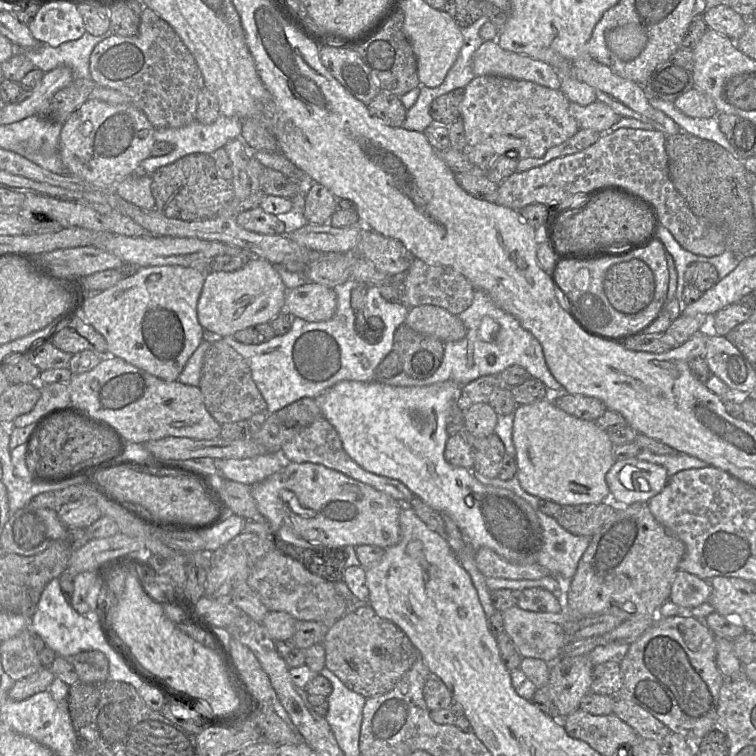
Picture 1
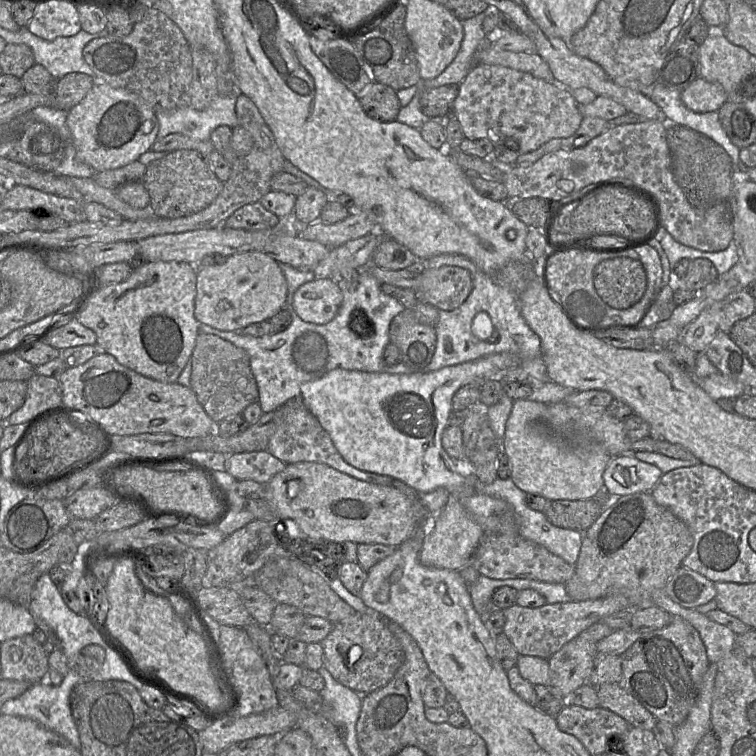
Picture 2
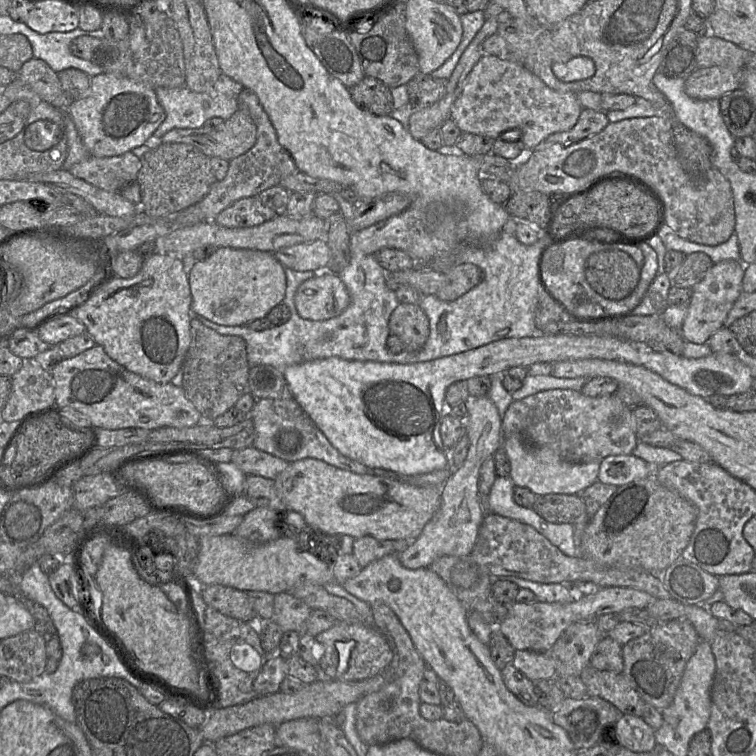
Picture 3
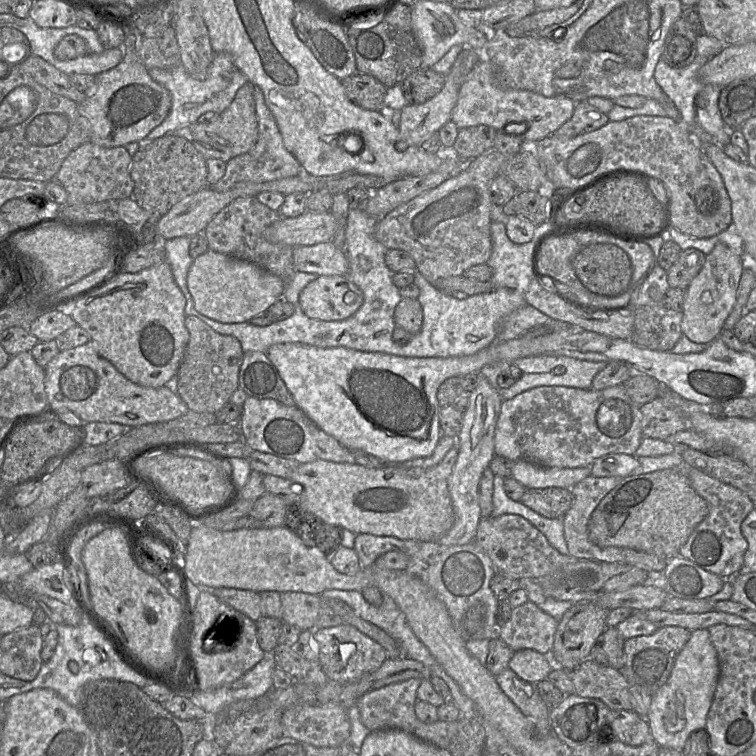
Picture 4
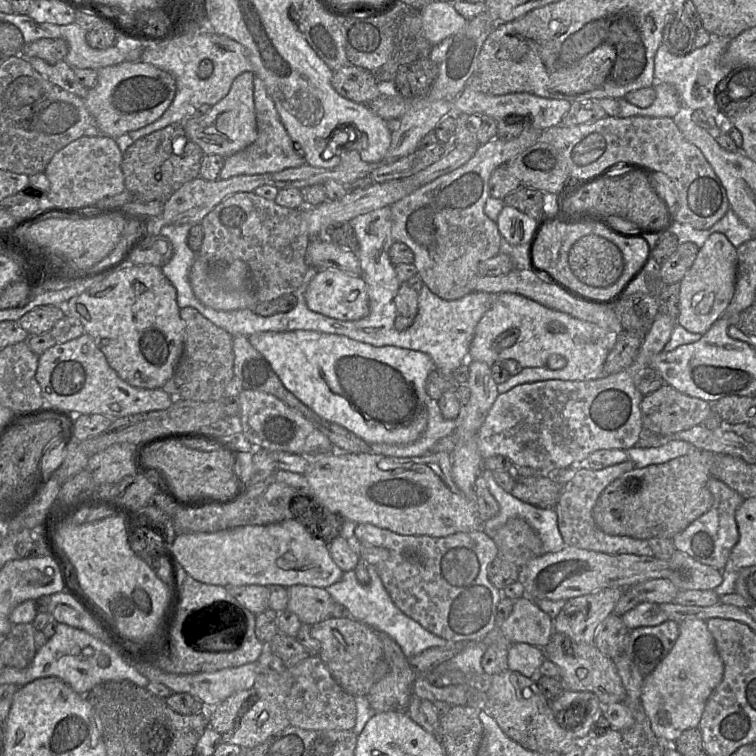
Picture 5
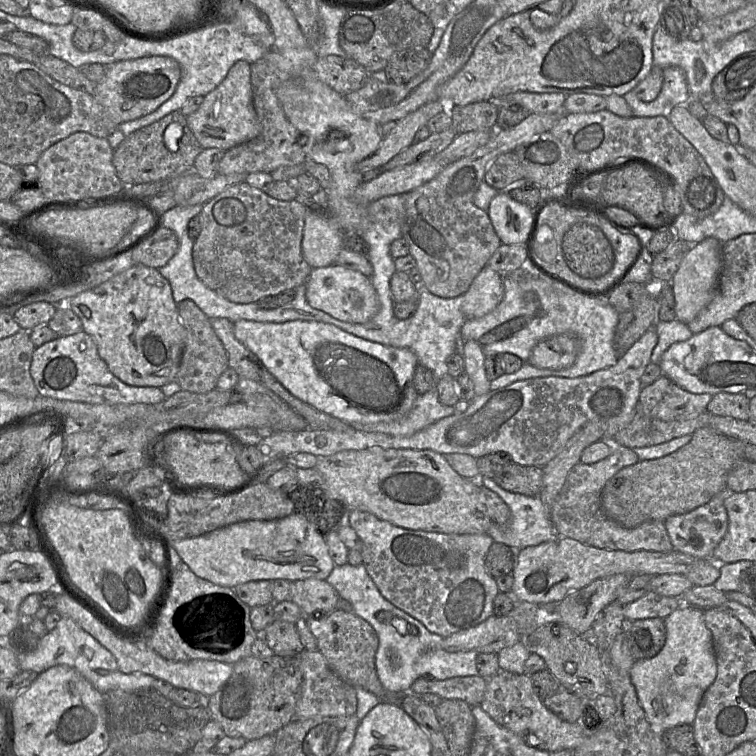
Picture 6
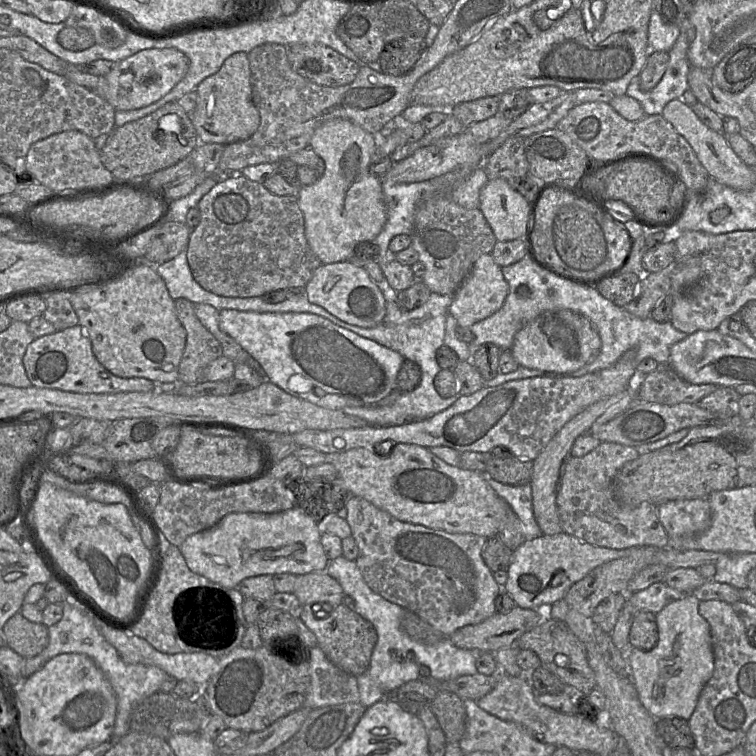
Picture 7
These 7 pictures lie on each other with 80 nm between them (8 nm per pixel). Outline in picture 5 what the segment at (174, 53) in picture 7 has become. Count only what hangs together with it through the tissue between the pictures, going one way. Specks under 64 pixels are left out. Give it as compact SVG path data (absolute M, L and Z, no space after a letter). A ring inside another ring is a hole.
M124 61L99 70L97 85L84 99L95 119L100 135L118 138L158 120L173 102L176 94L174 77L149 63Z

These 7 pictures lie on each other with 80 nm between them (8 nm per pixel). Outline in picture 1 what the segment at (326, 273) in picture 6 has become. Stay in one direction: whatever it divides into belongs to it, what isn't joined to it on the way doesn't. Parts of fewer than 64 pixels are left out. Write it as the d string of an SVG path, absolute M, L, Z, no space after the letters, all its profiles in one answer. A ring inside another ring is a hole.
M306 283L287 290L284 311L307 322L331 319L337 309L337 296L333 288L318 283Z

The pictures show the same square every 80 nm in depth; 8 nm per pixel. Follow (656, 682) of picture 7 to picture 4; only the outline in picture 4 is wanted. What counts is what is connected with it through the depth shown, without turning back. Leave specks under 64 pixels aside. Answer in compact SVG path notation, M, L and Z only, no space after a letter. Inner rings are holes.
M708 629L691 631L688 642L675 660L668 680L652 694L646 720L651 737L659 747L682 752L690 734L705 728L719 675L719 659Z

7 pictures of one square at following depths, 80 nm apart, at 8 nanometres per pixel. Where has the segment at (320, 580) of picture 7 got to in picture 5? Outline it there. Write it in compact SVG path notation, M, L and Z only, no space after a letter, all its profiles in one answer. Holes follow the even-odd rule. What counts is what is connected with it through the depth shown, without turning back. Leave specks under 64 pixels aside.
M293 585L287 589L287 609L296 614L302 624L312 626L330 617L335 601L325 588Z

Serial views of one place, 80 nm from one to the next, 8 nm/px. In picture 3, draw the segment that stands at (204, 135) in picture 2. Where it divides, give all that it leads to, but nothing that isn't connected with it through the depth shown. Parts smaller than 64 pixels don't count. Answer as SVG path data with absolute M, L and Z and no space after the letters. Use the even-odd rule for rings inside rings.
M221 74L214 86L208 92L197 93L187 86L179 88L156 88L156 95L163 107L166 117L152 136L152 141L160 140L167 132L174 128L200 128L213 117L229 119L238 110L238 96L244 86L225 74Z

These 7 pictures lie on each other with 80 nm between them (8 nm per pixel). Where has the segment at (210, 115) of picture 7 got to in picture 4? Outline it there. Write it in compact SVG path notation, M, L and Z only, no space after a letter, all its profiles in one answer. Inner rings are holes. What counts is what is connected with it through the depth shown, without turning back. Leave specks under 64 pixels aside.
M247 81L236 93L230 106L211 123L196 122L174 130L172 133L190 141L206 158L228 162L232 158L249 152L258 140L258 119L254 100L254 84Z

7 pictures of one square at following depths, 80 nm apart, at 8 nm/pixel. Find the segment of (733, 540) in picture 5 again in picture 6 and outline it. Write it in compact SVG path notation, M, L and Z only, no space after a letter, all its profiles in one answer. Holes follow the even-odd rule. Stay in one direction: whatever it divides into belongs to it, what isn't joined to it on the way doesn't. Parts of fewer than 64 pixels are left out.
M725 488L706 504L688 513L668 517L664 521L664 525L674 550L690 555L696 559L712 559L713 551L723 539L728 529L728 515L724 501L732 493L731 490Z

